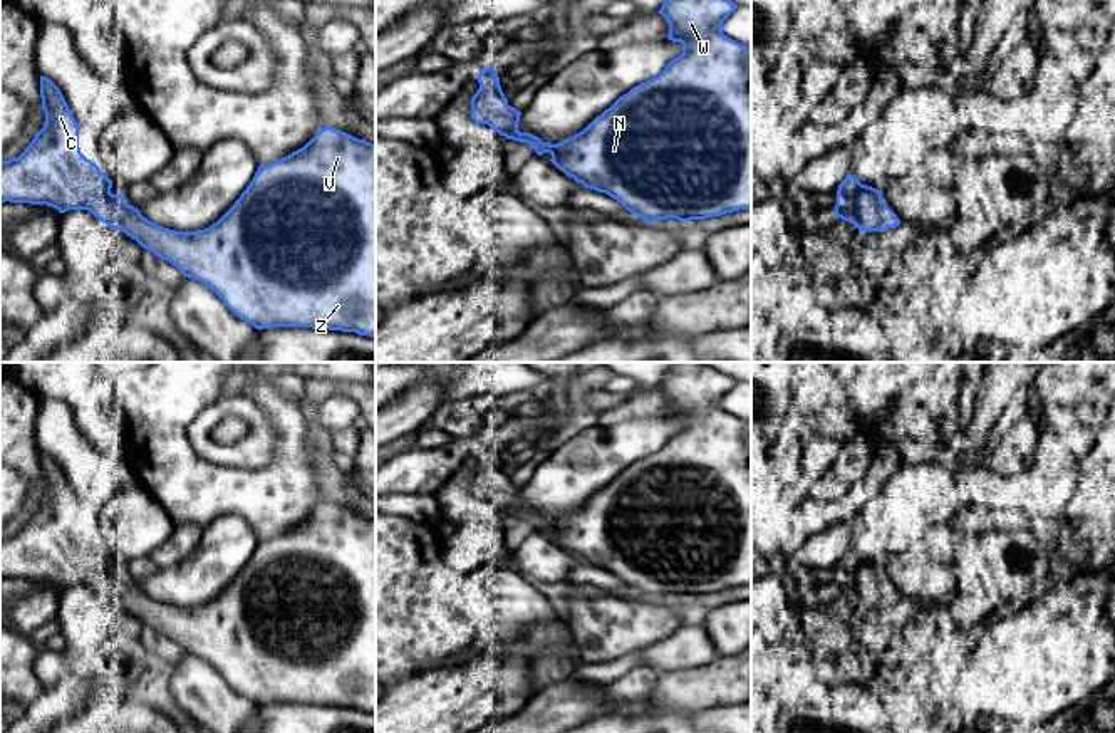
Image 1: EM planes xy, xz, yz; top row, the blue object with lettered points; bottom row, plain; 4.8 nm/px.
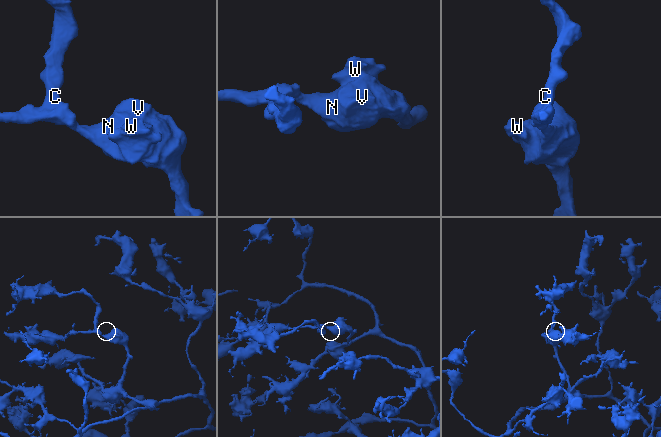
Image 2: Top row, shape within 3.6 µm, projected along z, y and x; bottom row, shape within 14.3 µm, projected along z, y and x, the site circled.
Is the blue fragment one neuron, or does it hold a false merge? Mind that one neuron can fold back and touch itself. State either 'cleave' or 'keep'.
keep

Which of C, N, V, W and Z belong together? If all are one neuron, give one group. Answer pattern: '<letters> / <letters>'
C N V W Z

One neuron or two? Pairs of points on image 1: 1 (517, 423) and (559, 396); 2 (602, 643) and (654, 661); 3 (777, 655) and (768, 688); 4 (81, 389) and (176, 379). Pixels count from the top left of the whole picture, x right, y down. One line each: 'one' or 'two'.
1: one
2: two
3: one
4: two

